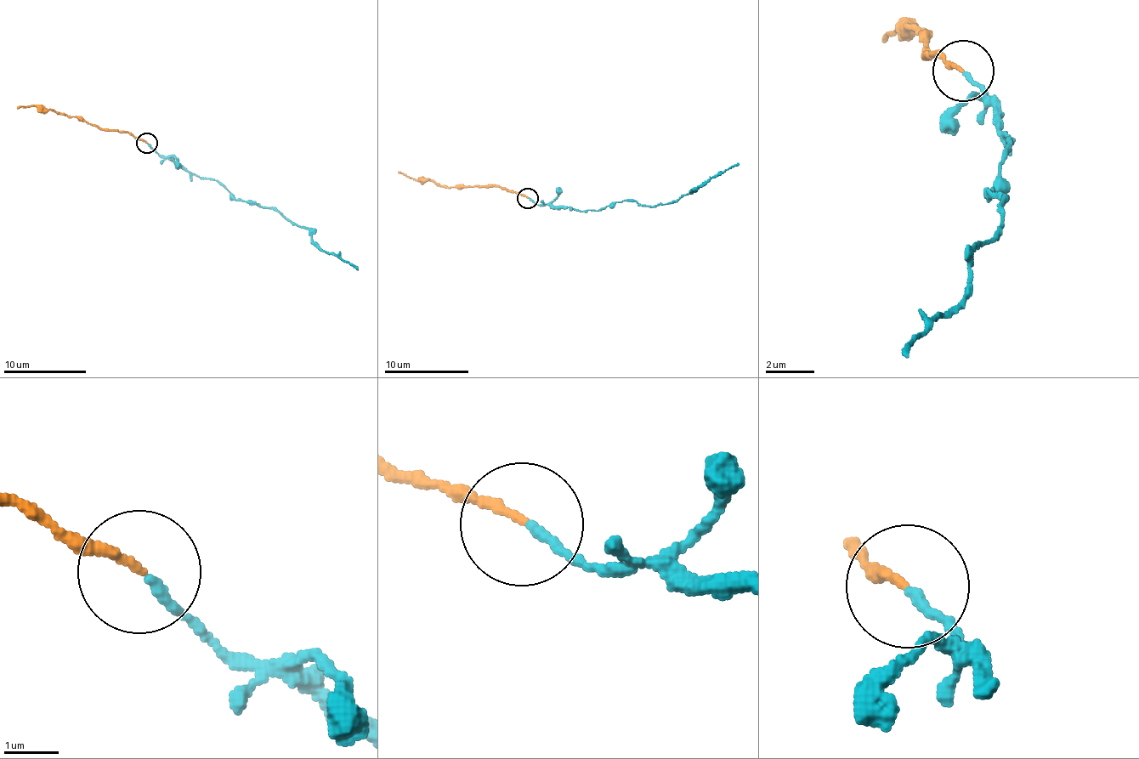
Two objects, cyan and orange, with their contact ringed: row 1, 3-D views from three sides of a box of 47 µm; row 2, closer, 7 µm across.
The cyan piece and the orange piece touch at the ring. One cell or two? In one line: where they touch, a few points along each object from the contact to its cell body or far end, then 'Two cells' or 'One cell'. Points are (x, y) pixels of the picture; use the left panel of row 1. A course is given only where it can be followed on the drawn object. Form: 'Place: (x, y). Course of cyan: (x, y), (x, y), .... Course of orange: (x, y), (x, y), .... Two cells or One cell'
Place: (146, 143). Course of cyan: (147, 143), (199, 177), (213, 178), (235, 198), (275, 209), (308, 231), (316, 244), (357, 270). Course of orange: (147, 143), (126, 132), (105, 131), (76, 117), (58, 115), (53, 110), (29, 105), (18, 109). One cell

